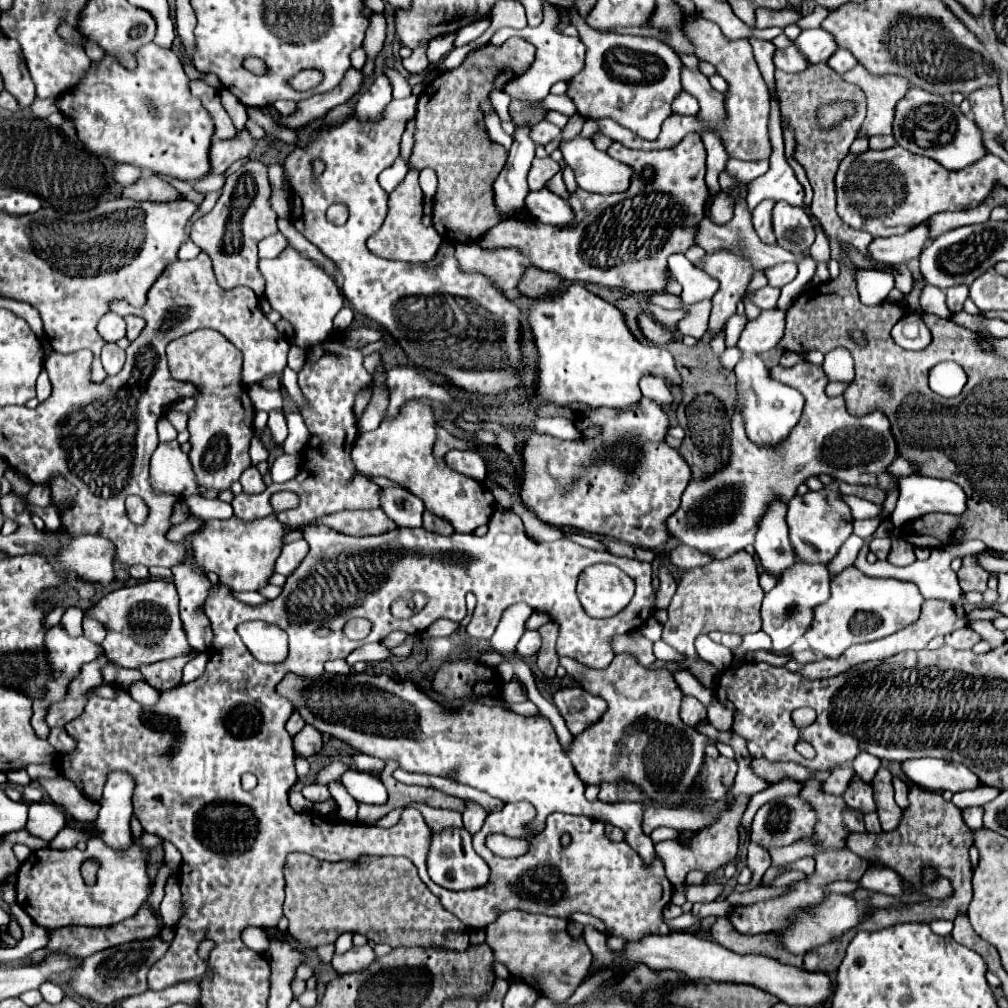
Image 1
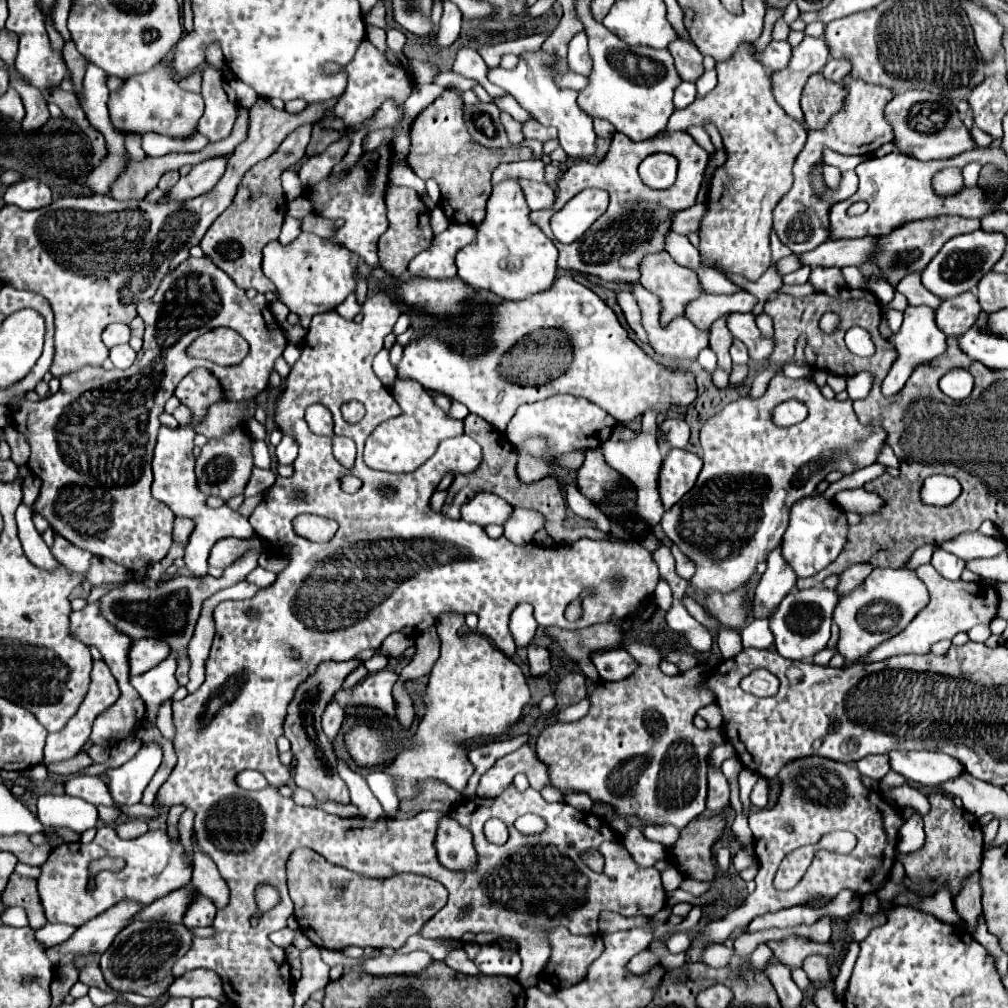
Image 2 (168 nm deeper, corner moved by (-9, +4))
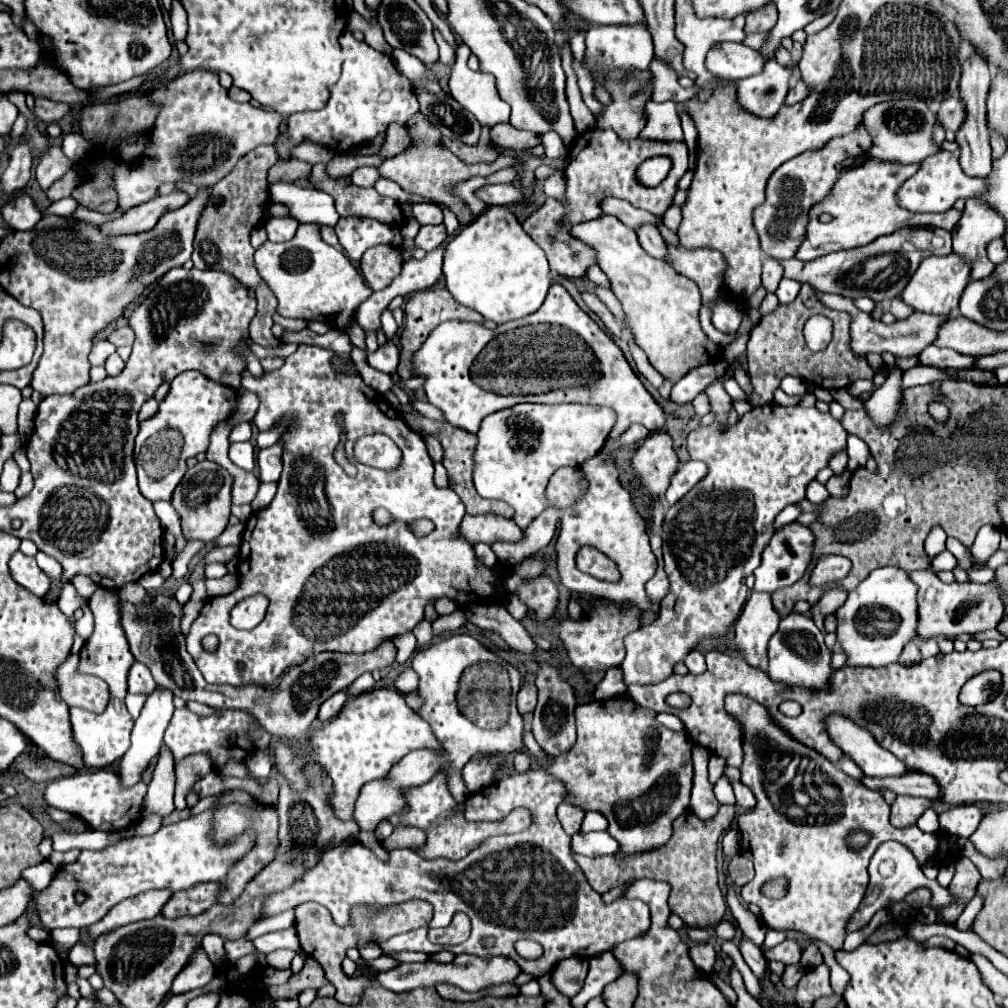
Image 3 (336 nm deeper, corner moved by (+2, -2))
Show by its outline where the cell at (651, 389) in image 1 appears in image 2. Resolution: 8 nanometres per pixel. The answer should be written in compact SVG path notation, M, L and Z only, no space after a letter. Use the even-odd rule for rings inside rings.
M648 411L642 417L642 431L636 439L632 441L606 441L602 445L602 453L606 463L616 469L622 477L626 477L634 487L636 487L636 511L638 515L650 525L654 527L656 523L660 523L662 515L666 513L660 495L658 495L658 473L660 473L660 465L662 465L662 451L658 451L658 443L656 443L656 413Z

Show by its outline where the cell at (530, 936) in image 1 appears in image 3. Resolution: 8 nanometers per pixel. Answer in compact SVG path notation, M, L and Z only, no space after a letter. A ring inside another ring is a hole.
M573 955L557 961L555 969L551 971L551 983L557 987L559 993L575 997L583 987L587 971L589 971L589 959Z

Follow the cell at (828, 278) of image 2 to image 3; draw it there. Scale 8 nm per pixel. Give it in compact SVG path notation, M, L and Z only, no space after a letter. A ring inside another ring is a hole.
M815 291L815 295L819 297L819 301L829 307L829 309L837 309L837 311L847 311L853 317L851 323L851 347L857 355L867 355L867 353L883 353L883 351L891 351L895 357L907 357L907 355L915 355L921 353L925 347L929 347L935 341L935 333L939 333L939 325L943 325L943 321L947 321L947 317L935 317L929 313L913 313L911 317L897 321L893 325L883 325L881 321L871 319L869 313L859 311L853 305L853 299L843 297L843 295L835 295L835 293L819 293Z

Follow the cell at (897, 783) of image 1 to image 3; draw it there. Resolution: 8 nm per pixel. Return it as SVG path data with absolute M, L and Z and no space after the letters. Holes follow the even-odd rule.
M889 841L889 843L883 843L879 845L879 849L875 851L873 859L871 859L871 865L869 865L869 875L871 875L871 883L869 883L869 889L867 889L867 895L865 899L861 901L859 909L853 913L851 921L869 921L879 909L885 909L889 905L889 901L903 901L905 895L917 887L927 887L932 893L932 899L936 902L931 902L931 907L939 907L943 905L949 905L953 902L953 897L949 893L947 888L941 887L936 880L930 880L925 877L919 861L915 861L913 853L901 845L901 843L895 843L895 841Z

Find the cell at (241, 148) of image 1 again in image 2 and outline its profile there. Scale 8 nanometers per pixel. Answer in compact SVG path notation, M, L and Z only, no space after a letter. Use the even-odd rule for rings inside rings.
M214 157L214 159L194 165L192 171L188 175L180 177L178 183L158 203L186 201L186 199L208 193L218 183L224 169L226 169L226 157Z

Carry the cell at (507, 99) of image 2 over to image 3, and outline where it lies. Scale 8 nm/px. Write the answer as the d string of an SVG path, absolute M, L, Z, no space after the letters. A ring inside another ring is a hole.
M459 43L457 61L451 71L449 91L451 95L471 111L481 125L497 125L509 121L509 105L501 101L495 89L495 77L483 71L471 71L467 67L471 51L467 45Z

